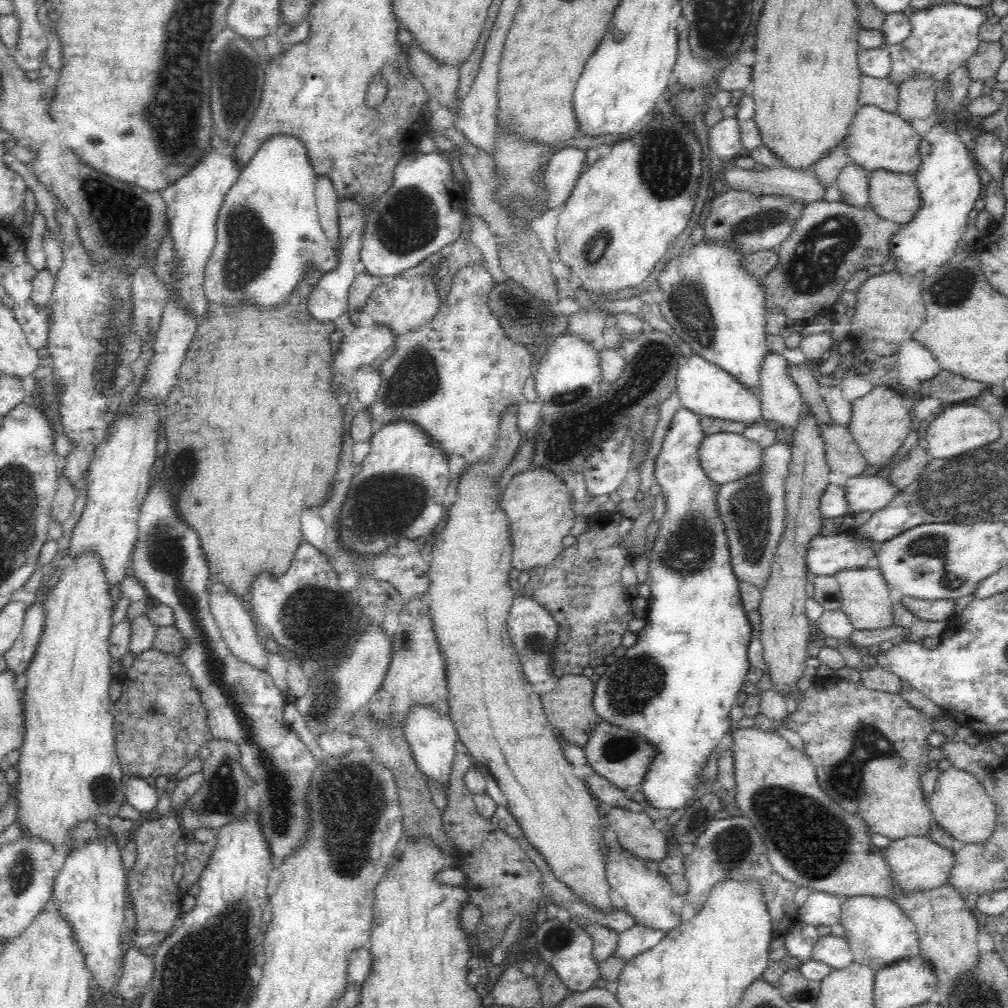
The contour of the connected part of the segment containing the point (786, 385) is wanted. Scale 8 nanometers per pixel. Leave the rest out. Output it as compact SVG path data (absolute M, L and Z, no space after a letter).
M767 352L760 370L761 418L774 429L798 426L803 402L786 372L788 362L781 354Z

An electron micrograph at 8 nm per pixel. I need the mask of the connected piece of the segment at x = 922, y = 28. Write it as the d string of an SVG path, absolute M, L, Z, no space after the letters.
M946 3L914 9L908 20L911 28L908 38L888 47L892 68L887 78L898 89L919 75L934 79L938 85L945 82L950 74L966 64L980 46L978 31L986 15L976 7Z

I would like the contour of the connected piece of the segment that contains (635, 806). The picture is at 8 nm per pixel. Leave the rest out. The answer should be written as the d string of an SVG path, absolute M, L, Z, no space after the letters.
M596 773L584 777L583 783L588 793L595 796L598 801L609 804L611 807L618 806L632 812L644 811L640 804L626 796L624 789L616 788L611 782Z

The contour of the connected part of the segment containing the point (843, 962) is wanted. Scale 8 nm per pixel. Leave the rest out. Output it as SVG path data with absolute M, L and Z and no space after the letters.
M826 935L821 937L814 945L812 958L823 962L832 969L842 968L853 962L852 949L846 937Z

